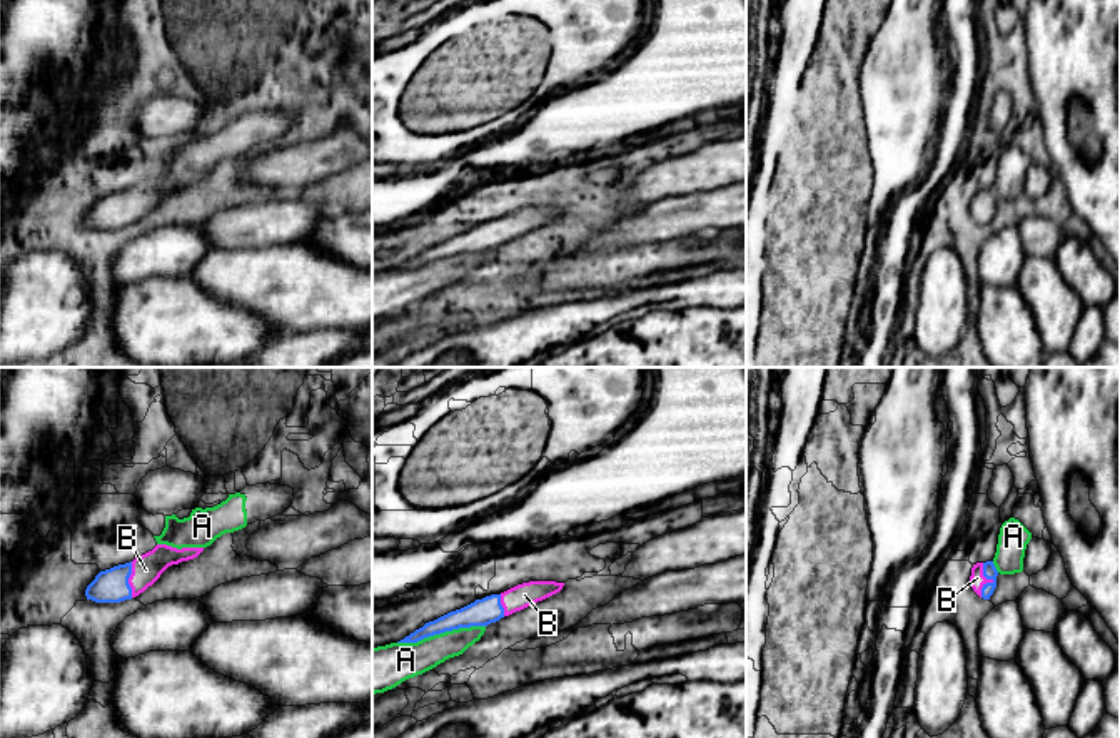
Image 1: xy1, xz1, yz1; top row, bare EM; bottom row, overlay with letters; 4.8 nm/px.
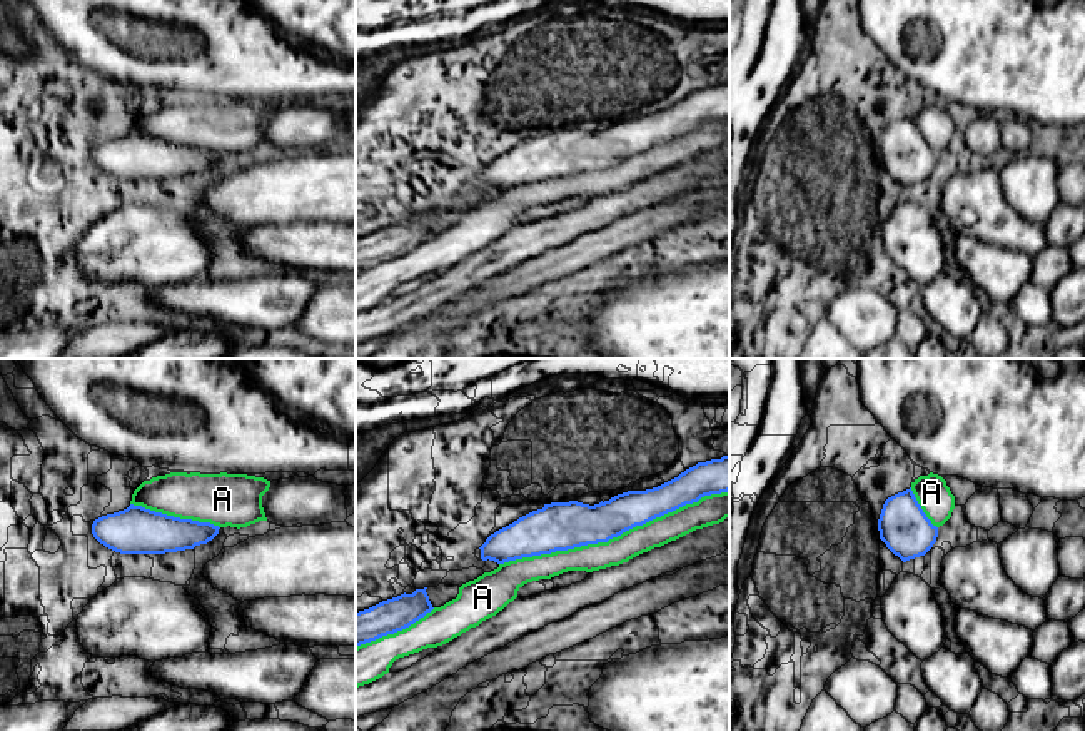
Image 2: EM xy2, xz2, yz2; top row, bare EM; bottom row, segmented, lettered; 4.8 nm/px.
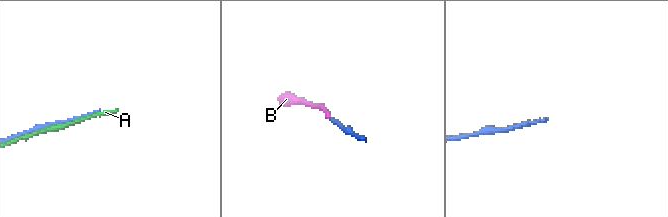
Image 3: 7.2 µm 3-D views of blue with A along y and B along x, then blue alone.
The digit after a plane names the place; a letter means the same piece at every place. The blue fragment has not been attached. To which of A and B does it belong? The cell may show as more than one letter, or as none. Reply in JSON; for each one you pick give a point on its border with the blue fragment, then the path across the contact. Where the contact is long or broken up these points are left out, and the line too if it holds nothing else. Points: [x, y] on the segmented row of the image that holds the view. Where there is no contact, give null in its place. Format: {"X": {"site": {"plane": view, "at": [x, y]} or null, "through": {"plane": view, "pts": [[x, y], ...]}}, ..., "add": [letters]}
{"B": {"site": {"plane": "yz1", "at": [987, 578]}, "through": {"plane": "yz1", "pts": [[990, 571], [987, 578], [977, 578]]}}, "add": ["B"]}

